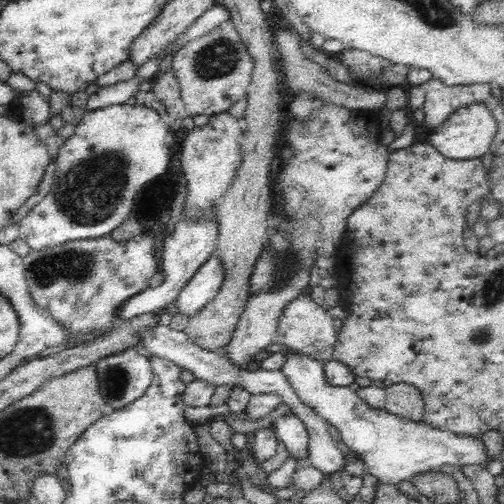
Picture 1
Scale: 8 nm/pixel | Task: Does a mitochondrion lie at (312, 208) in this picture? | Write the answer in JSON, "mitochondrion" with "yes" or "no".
{"mitochondrion":"yes"}

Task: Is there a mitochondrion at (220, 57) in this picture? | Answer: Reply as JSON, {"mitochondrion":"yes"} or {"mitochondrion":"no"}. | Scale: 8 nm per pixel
{"mitochondrion":"yes"}

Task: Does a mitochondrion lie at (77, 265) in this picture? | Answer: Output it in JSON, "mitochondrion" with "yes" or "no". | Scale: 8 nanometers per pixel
{"mitochondrion":"yes"}

